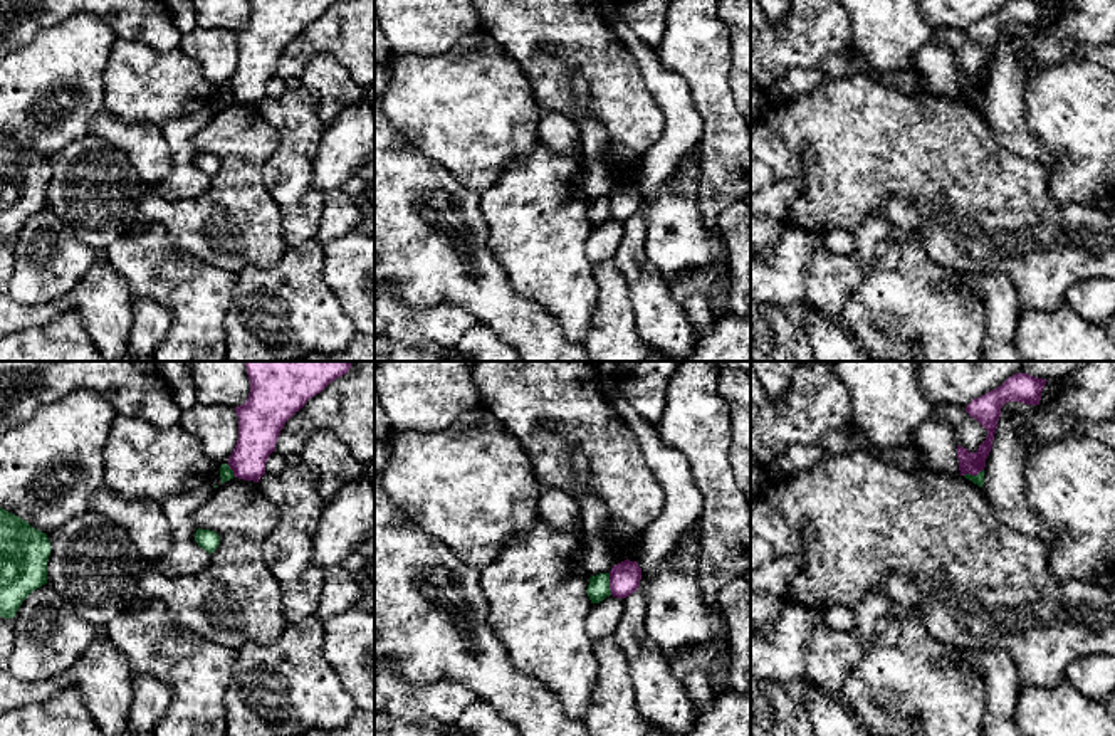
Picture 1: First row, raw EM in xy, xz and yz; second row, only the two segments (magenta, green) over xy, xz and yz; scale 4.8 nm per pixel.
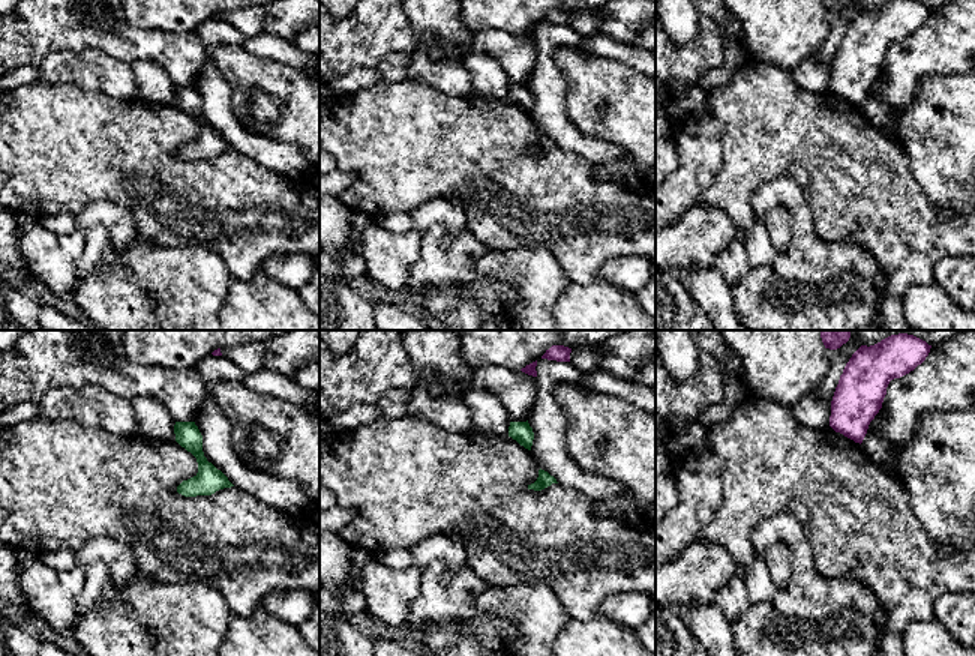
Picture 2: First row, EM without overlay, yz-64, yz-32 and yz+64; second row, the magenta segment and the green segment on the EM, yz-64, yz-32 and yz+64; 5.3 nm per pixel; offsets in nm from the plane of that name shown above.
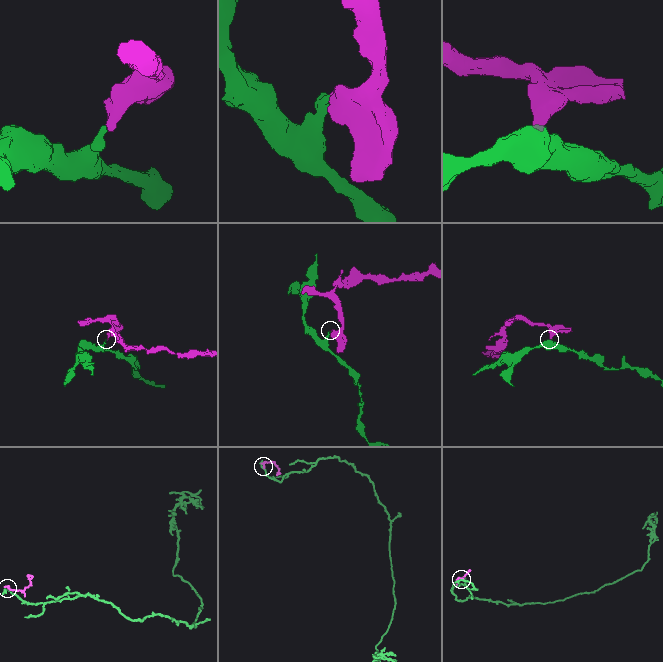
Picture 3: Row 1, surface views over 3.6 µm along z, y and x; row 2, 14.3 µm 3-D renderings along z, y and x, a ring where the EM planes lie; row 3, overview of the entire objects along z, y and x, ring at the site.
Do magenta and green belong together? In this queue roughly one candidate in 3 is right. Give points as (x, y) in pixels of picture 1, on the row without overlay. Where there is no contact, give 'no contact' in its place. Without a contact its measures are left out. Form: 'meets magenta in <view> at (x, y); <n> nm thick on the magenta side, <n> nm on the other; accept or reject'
meets magenta in xz at (610, 207); 150 nm thick on the magenta side, 110 nm on the other; reject

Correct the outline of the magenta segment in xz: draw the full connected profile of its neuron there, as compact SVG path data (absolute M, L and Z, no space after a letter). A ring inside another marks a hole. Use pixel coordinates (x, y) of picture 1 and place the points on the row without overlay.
M625 183L610 195L610 213L616 222L626 222L638 213L641 192L636 185Z

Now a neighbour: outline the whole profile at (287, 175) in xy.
M306 87L264 97L262 118L280 134L280 145L264 166L264 185L282 213L282 239L294 249L314 239L326 197L314 187L314 160L326 126L319 119L321 99Z

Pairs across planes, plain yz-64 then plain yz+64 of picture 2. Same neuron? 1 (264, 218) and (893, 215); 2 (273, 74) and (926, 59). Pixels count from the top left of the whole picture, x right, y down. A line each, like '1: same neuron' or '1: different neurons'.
1: same neuron
2: different neurons

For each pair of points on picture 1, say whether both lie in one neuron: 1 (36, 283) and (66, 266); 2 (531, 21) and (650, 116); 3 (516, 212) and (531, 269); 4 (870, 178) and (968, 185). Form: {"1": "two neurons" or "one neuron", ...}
{"1": "one neuron", "2": "one neuron", "3": "one neuron", "4": "one neuron"}

